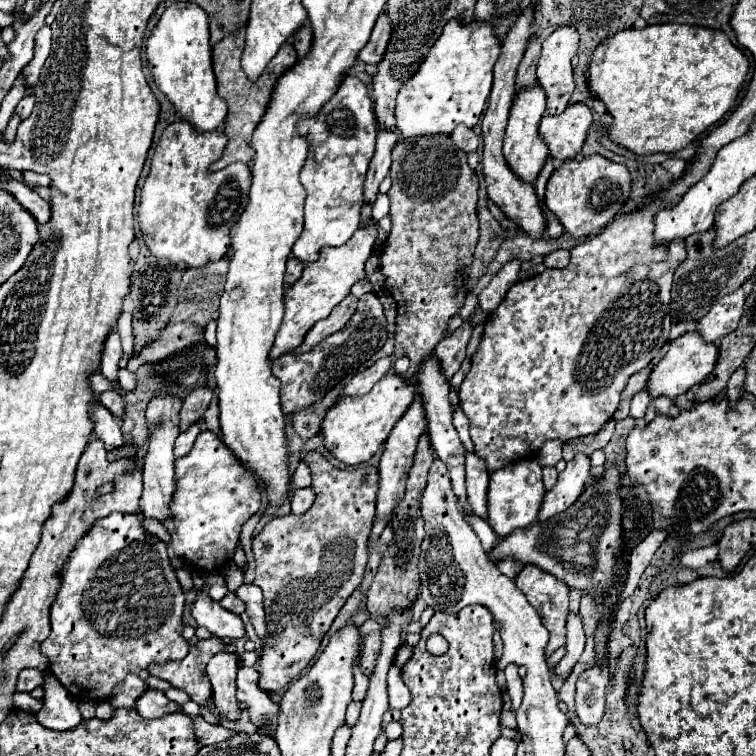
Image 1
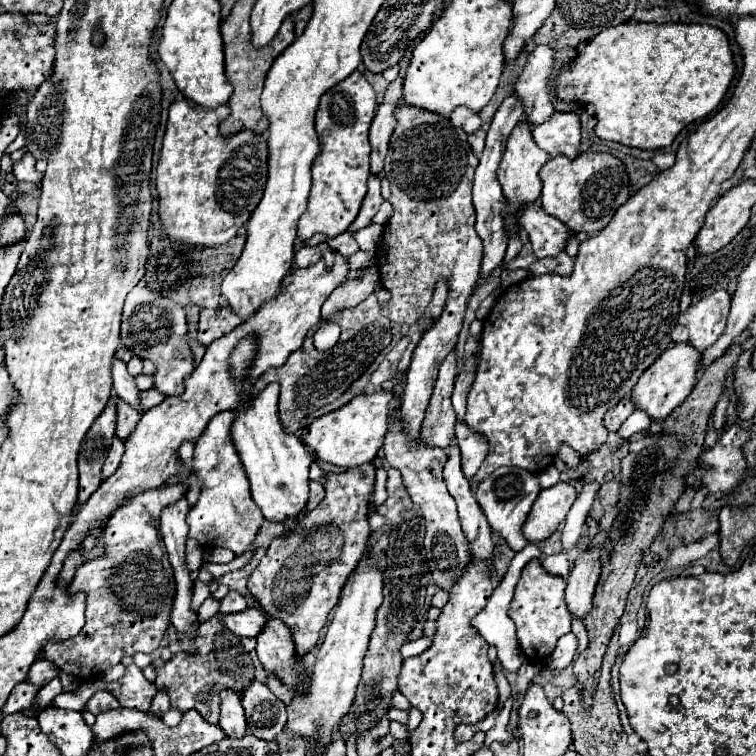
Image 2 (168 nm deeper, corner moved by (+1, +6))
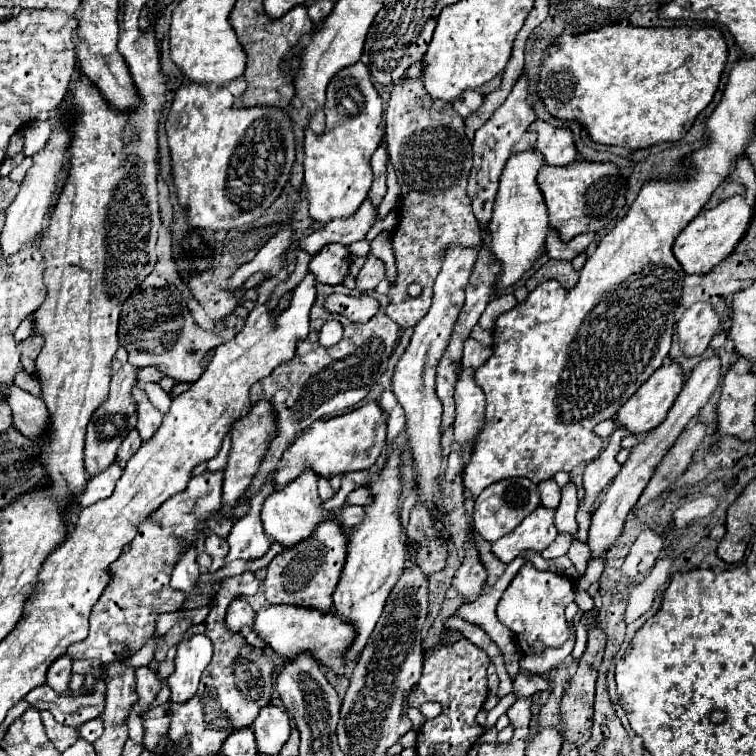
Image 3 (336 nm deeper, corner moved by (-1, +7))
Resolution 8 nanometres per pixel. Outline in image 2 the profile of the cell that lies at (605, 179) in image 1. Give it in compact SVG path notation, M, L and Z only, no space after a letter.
M585 152L575 160L569 160L567 156L555 156L543 166L541 182L543 210L559 218L571 232L581 232L585 228L587 234L597 234L611 222L615 210L629 198L627 168L613 154Z

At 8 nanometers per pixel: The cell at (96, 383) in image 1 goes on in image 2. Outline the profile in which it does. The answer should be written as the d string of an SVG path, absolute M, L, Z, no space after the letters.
M155 388L147 391L141 391L140 393L141 406L144 411L159 405L164 399L165 396L163 396L163 394L158 392Z

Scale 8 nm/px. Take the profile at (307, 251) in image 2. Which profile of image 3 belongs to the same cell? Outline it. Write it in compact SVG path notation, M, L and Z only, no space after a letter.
M327 245L317 257L311 259L309 271L319 283L343 285L345 277L349 275L349 265L351 253L345 245Z

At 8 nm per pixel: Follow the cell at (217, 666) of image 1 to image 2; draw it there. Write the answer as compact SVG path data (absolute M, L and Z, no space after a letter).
M225 688L221 692L221 720L219 726L225 730L227 736L235 736L241 738L245 734L245 716L243 716L243 706L241 706L241 696L231 690Z

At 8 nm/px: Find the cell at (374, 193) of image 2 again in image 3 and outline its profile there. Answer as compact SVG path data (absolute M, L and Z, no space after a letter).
M367 199L365 203L361 203L357 213L353 213L353 217L327 221L325 225L319 225L311 235L301 239L299 247L309 255L317 255L325 245L331 245L331 243L351 245L355 241L361 241L375 221L377 221L377 211Z

